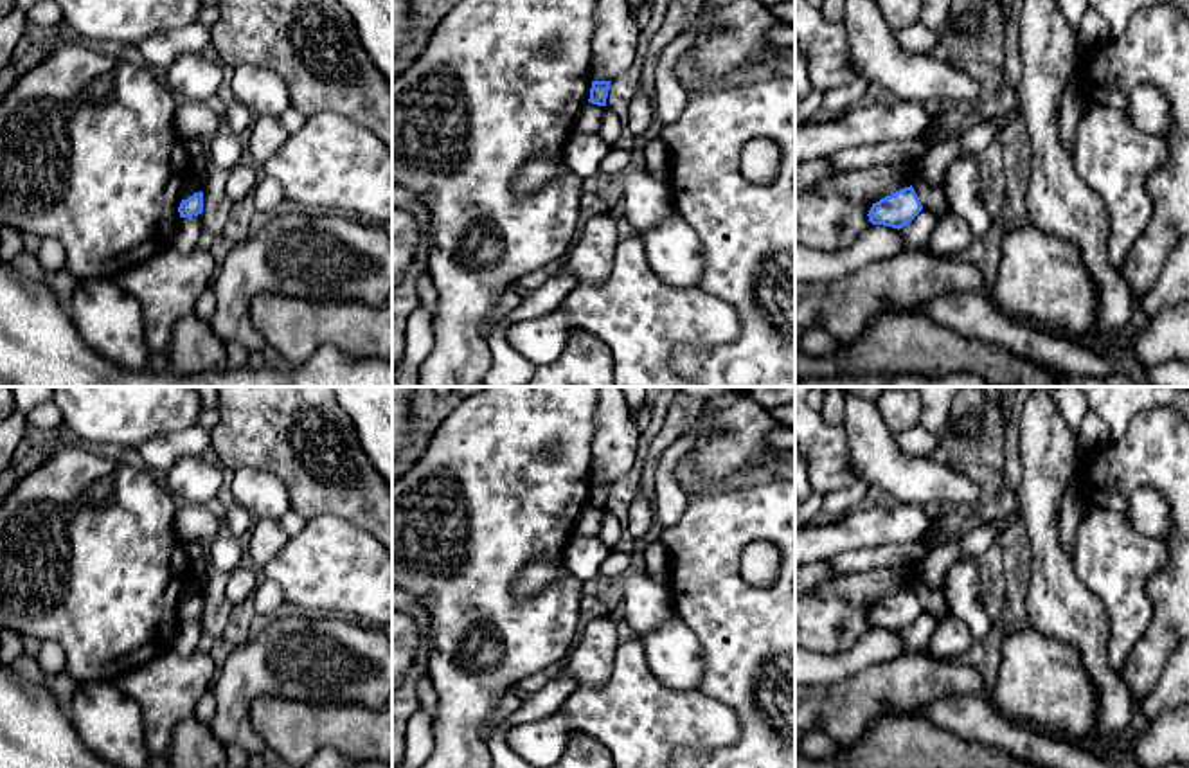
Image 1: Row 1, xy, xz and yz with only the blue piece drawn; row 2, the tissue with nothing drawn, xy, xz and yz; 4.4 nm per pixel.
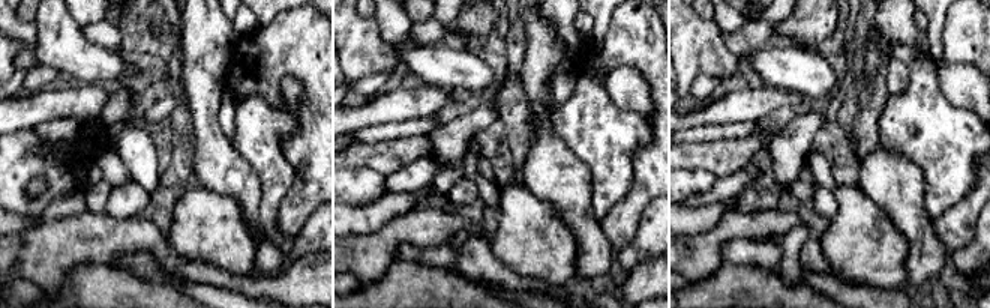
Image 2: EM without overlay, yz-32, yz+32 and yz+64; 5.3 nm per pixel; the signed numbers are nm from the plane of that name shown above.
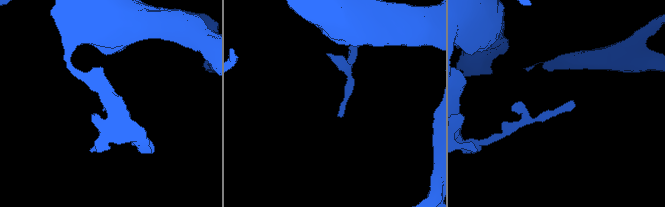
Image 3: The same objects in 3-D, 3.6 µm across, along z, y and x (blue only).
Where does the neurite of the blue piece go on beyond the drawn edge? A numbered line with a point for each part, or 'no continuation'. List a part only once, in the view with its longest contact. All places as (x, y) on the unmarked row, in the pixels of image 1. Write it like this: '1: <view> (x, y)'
no continuation

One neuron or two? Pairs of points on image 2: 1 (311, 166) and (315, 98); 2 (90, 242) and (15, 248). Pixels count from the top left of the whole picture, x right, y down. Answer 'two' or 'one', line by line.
1: one
2: one

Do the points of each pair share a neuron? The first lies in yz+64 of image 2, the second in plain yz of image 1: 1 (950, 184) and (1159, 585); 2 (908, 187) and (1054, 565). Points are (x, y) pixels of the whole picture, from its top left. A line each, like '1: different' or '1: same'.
1: different
2: same

